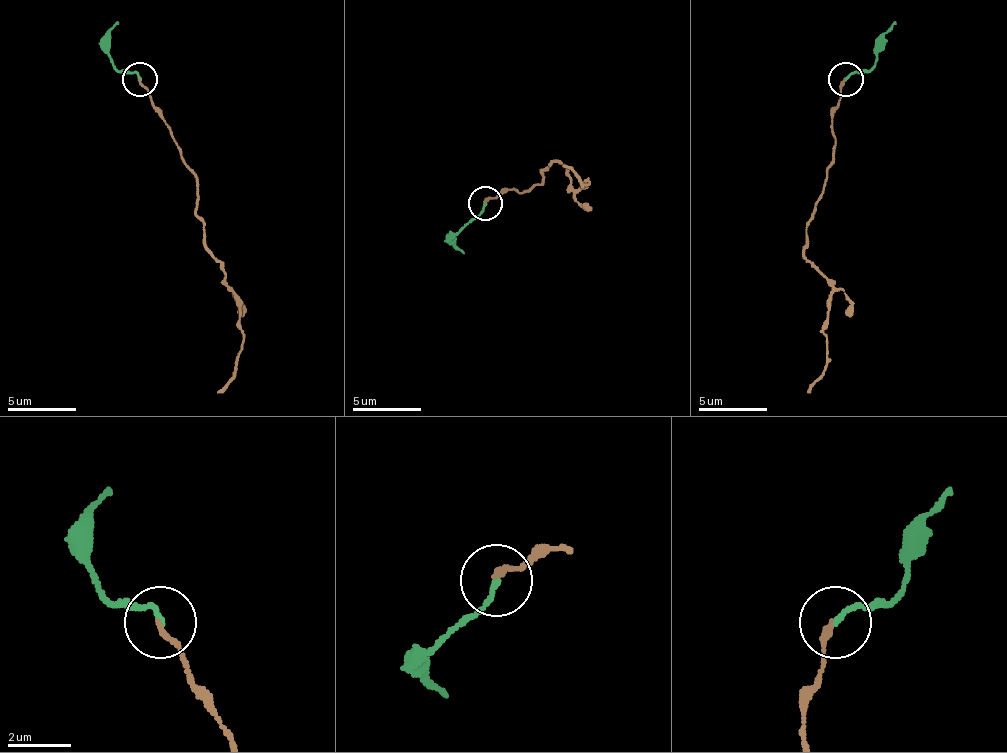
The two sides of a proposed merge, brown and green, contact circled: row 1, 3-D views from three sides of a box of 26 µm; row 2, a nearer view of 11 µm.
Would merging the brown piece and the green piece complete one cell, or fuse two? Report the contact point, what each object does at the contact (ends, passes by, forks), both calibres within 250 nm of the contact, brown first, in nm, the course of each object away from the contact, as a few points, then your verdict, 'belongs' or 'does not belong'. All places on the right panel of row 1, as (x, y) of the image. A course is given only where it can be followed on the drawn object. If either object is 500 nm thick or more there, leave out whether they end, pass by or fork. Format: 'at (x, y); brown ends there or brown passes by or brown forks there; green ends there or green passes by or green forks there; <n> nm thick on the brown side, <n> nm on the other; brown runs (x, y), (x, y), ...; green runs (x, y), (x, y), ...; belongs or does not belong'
at (846, 79); brown ends there; green ends there; 180 nm thick on the brown side, 160 nm on the other; brown runs (845, 78), (831, 116), (834, 161), (807, 223), (803, 250), (831, 288), (827, 368), (807, 392); green runs (845, 78), (876, 61), (876, 40), (896, 20); belongs

